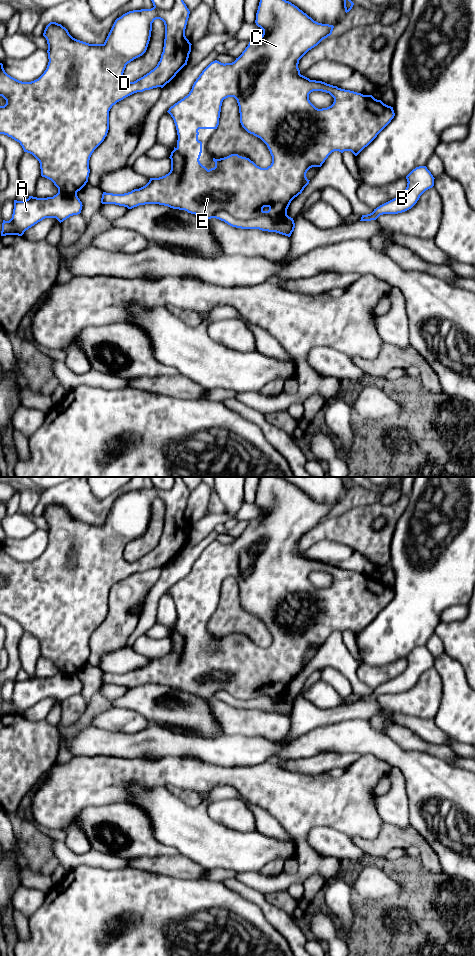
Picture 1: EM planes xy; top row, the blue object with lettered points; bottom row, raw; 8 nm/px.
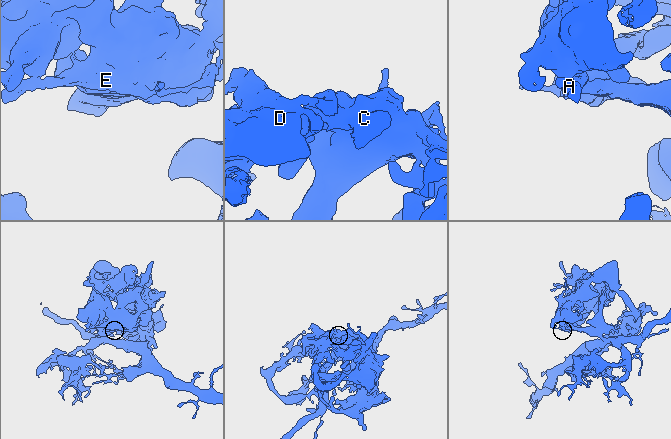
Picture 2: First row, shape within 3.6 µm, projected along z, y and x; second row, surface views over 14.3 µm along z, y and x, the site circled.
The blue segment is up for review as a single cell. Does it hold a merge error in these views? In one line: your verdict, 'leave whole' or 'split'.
leave whole

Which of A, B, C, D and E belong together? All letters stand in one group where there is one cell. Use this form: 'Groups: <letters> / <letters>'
Groups: A B C D E

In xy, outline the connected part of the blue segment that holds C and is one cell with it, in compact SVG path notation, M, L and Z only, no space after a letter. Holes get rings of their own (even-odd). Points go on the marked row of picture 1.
M260 0L255 23L263 30L263 34L250 40L234 62L225 64L217 60L211 62L196 79L189 94L167 111L174 120L178 135L177 147L174 147L169 157L170 172L159 178L150 178L145 186L128 193L103 192L102 204L115 204L128 209L145 204L159 204L185 210L204 219L216 218L232 227L259 229L290 237L295 223L293 218L287 215L287 209L291 201L309 184L307 171L312 167L321 167L334 151L341 153L351 151L357 156L394 118L393 107L375 99L372 95L363 95L322 81L310 80L300 74L299 60L332 34L333 25L314 21L286 0ZM313 91L329 93L334 98L333 104L327 108L316 108L309 100L309 94ZM228 97L237 100L242 127L267 145L272 156L272 163L267 168L261 168L249 158L238 154L220 159L213 158L215 167L209 170L200 163L202 142L198 140L198 130L217 129L222 102Z

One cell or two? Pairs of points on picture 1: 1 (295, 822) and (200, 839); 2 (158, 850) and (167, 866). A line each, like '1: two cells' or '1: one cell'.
1: two cells
2: two cells

